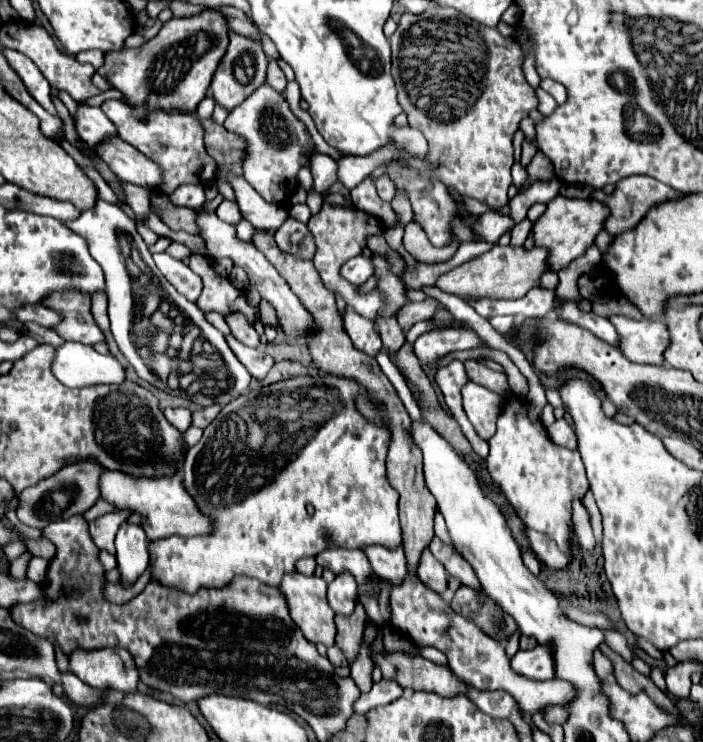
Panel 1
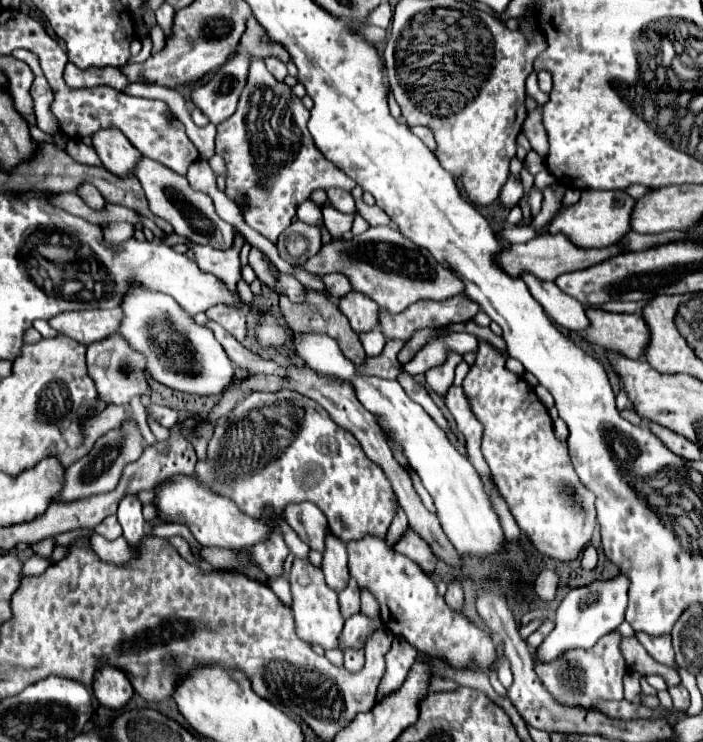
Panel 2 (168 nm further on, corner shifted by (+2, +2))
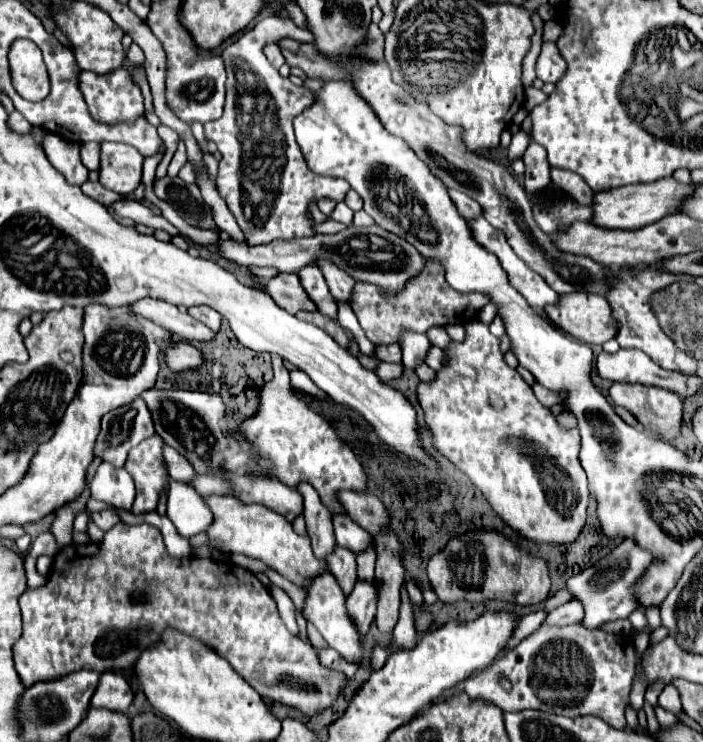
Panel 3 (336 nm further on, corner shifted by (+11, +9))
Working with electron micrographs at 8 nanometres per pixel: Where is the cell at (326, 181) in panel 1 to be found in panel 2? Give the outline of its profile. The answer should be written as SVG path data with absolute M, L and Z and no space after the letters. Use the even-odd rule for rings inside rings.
M329 188L327 190L327 198L331 200L331 204L341 210L341 212L347 212L347 214L355 214L357 208L355 208L355 198L351 196L351 192L347 190L341 190L341 188Z

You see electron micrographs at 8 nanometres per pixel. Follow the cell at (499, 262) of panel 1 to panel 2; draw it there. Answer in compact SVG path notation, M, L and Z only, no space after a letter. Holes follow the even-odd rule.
M543 234L537 236L525 244L511 244L507 248L501 250L501 266L505 266L505 270L509 270L509 274L513 274L513 278L521 278L523 272L533 274L535 278L543 280L543 282L553 282L557 276L565 274L565 272L573 272L573 270L583 270L589 268L597 262L603 262L605 258L611 258L619 254L619 246L607 246L607 248L577 248L575 244L571 244L563 234Z

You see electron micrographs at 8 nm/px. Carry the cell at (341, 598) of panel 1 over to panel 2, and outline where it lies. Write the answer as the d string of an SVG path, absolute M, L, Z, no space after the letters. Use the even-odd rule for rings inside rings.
M327 536L325 552L323 552L323 566L321 566L327 586L335 592L341 592L349 582L347 572L347 550L345 544L337 536Z

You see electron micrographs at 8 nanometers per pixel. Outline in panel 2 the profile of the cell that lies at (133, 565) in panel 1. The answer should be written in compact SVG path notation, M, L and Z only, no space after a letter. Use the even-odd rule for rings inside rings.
M131 494L125 496L119 502L117 518L119 518L119 524L123 528L123 538L127 540L127 544L131 548L135 548L145 534L145 520L141 514L141 502Z

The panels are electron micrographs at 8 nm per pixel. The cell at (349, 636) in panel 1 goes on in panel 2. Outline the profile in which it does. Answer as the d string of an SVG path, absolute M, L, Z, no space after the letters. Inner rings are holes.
M353 578L349 580L349 586L339 594L339 606L343 618L351 618L353 614L359 612L359 588Z

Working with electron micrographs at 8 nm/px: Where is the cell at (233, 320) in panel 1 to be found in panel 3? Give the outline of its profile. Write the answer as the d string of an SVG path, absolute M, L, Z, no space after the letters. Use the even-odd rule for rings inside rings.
M196 305L196 307L190 307L188 313L196 321L204 323L206 327L212 327L212 331L218 331L220 329L220 313L214 311L212 307L208 307L208 305Z

